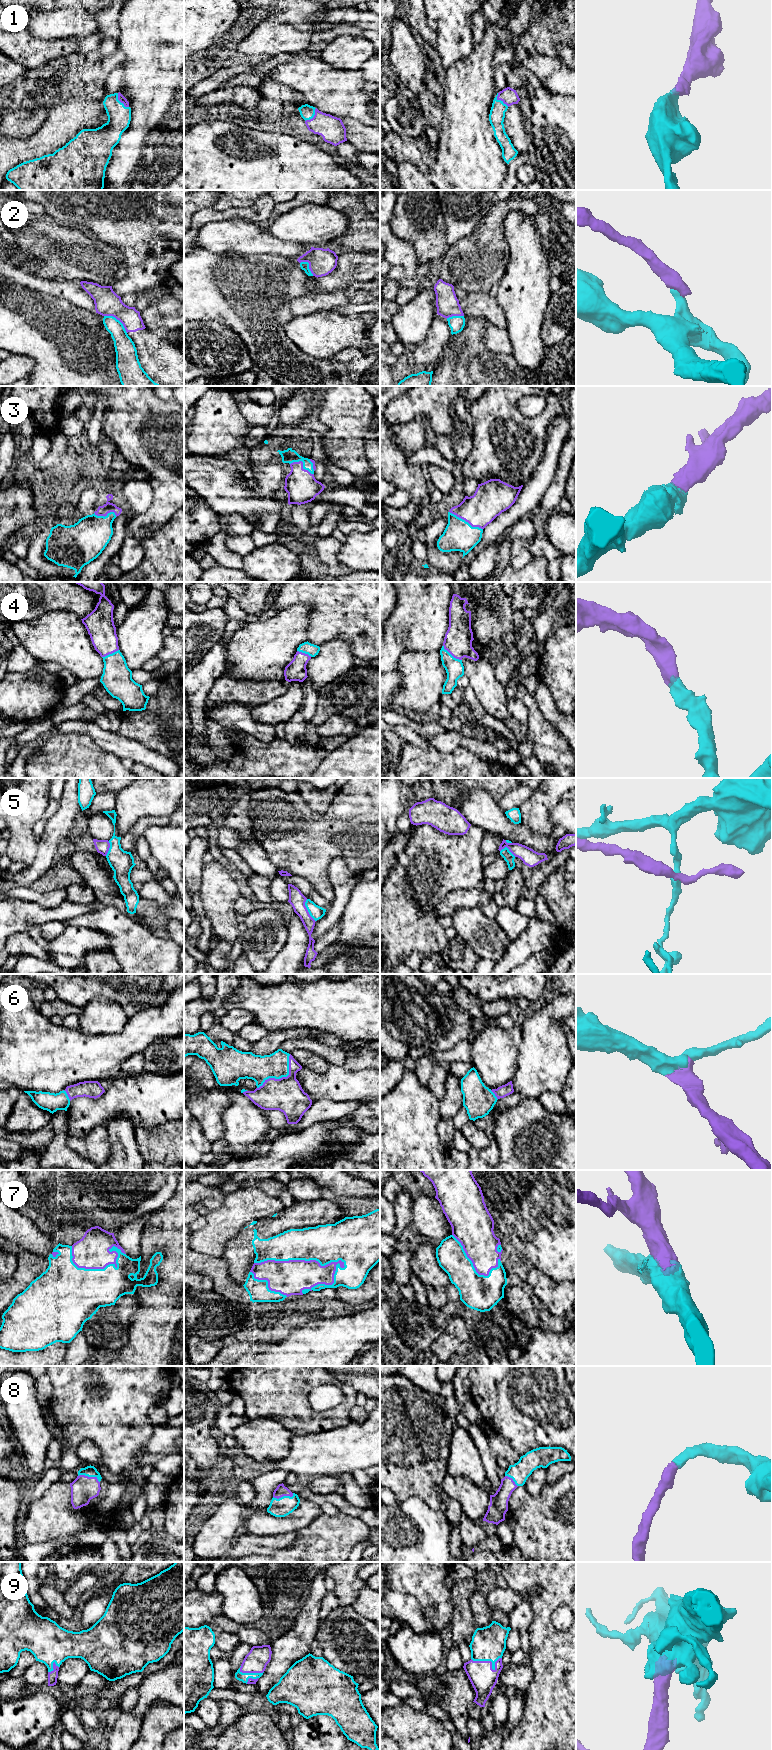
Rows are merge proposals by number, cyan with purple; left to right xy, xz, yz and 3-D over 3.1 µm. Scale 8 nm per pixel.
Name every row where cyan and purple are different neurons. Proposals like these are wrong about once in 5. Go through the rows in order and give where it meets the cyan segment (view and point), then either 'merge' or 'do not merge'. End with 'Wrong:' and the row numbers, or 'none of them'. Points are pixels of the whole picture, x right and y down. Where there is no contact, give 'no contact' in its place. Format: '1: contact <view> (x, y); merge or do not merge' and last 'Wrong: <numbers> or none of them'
1: contact yz (500, 100); merge
2: contact xy (116, 319); do not merge
3: contact yz (465, 521); merge
4: contact yz (450, 654); merge
5: contact xz (307, 909); do not merge
6: contact xz (282, 1076); merge
7: contact xz (300, 1259); merge
8: contact xy (89, 1476); merge
9: contact yz (491, 1661); merge
Wrong: 2, 5

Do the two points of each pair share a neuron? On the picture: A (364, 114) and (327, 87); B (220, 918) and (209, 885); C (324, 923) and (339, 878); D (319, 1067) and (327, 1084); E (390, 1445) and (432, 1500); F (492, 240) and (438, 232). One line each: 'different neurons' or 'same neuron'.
A: same neuron
B: same neuron
C: same neuron
D: different neurons
E: same neuron
F: different neurons

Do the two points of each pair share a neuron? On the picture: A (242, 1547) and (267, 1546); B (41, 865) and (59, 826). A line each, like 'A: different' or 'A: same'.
A: same
B: same

